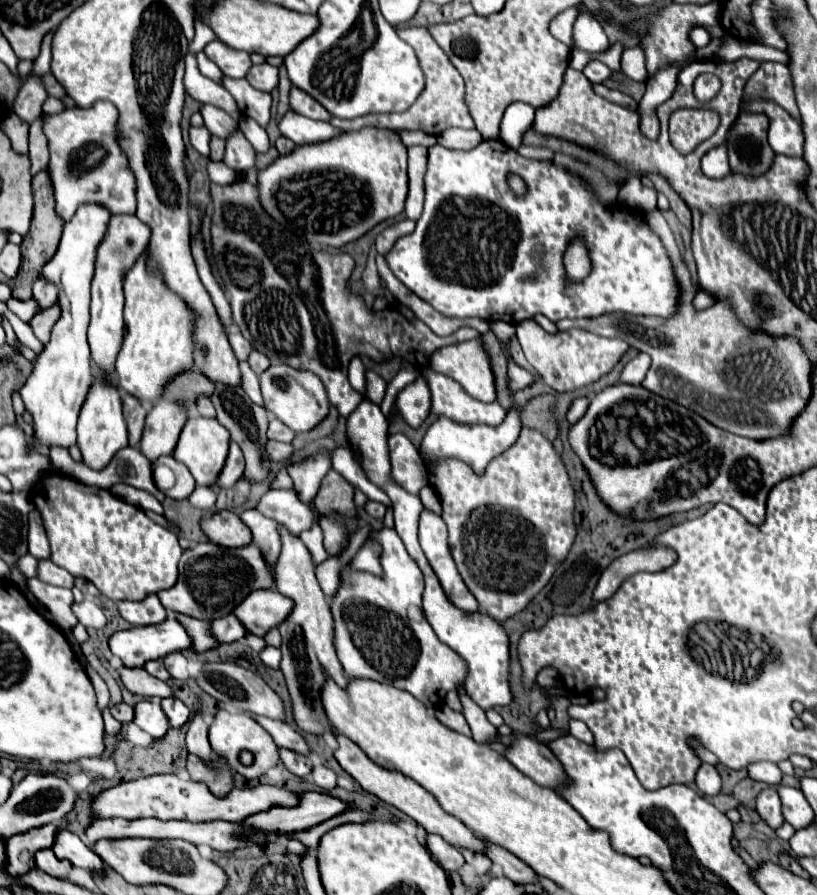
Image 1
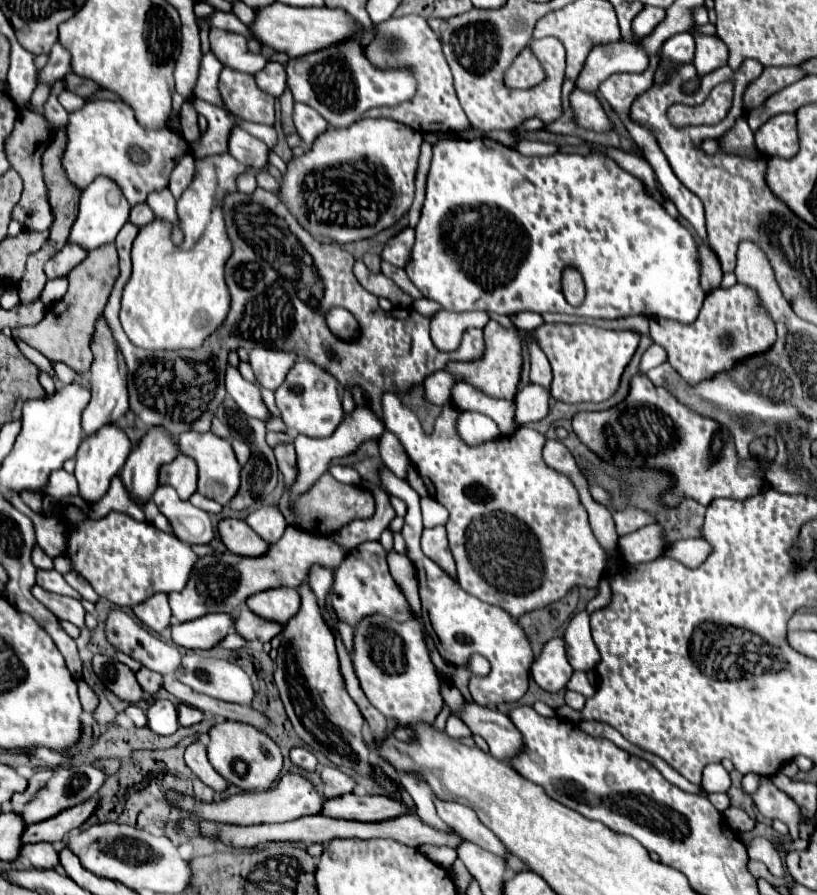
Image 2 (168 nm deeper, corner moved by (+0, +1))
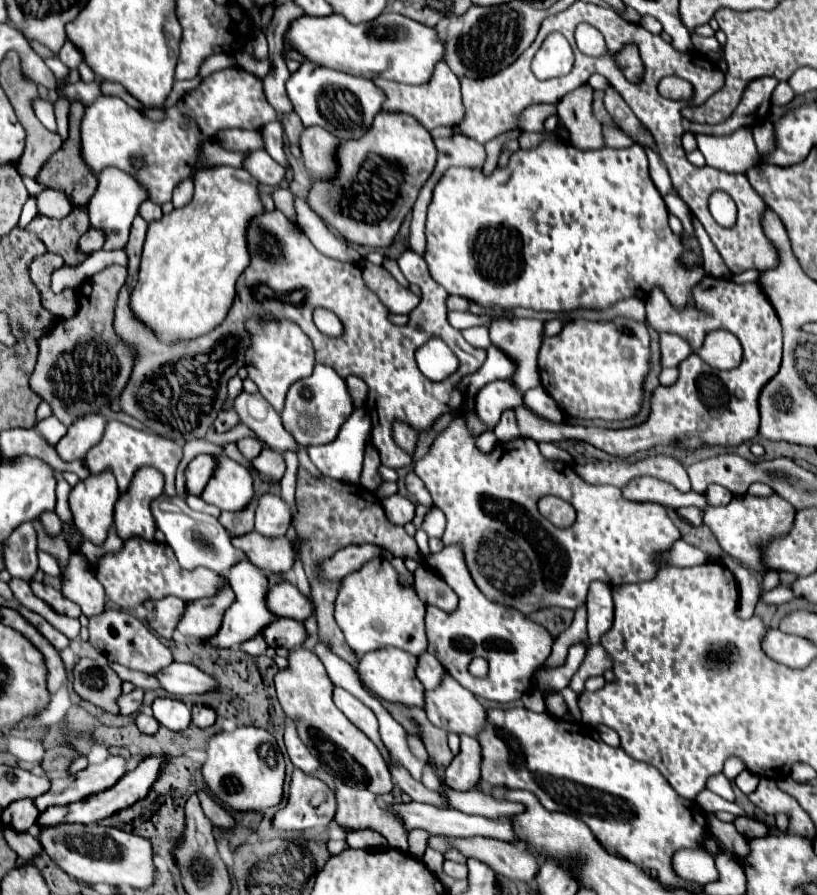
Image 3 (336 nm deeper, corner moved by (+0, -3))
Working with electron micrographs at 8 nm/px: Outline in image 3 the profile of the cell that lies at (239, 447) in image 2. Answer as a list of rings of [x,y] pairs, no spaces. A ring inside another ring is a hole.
[[[249,437],[237,441],[237,447],[239,447],[239,451],[243,453],[243,457],[245,457],[247,461],[253,461],[253,459],[259,455],[259,451],[263,449],[257,439],[249,439]]]

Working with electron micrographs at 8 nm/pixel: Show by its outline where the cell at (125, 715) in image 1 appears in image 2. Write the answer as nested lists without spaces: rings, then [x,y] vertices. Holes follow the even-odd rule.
[[[131,705],[131,707],[127,707],[127,711],[125,711],[129,717],[131,717],[131,721],[137,725],[137,727],[147,727],[147,719],[145,719],[145,711],[141,711],[139,707],[135,707],[135,705]]]

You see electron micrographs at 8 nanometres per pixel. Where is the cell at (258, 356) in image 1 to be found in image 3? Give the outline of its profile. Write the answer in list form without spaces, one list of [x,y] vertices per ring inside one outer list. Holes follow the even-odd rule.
[[[249,319],[247,329],[251,333],[251,345],[245,353],[245,367],[249,371],[249,379],[259,387],[259,393],[273,405],[275,411],[283,409],[287,389],[297,379],[309,377],[315,367],[313,357],[313,345],[309,337],[289,321],[279,323],[261,323],[255,319]]]

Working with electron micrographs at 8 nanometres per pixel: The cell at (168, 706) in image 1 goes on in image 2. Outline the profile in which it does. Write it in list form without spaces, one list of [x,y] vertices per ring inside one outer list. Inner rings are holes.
[[[179,705],[179,725],[183,727],[191,727],[203,721],[203,711],[197,711],[189,705]]]

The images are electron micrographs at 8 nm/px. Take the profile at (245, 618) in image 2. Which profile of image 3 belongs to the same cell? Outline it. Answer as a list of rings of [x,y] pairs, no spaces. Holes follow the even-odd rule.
[[[273,619],[261,631],[261,635],[265,637],[269,647],[285,647],[285,649],[301,647],[307,637],[303,623],[293,621],[293,619]]]

